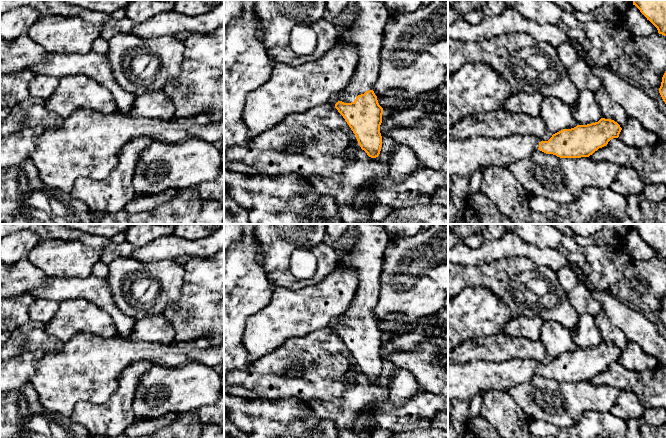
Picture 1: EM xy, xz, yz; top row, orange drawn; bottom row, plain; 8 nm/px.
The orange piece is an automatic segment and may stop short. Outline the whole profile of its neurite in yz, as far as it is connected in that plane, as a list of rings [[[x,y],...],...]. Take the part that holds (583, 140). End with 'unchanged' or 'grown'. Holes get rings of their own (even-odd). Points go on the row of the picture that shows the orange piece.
[[[601,118],[595,123],[563,129],[553,134],[548,141],[541,141],[530,135],[514,135],[501,139],[476,137],[458,141],[448,135],[448,176],[472,175],[489,166],[506,168],[511,163],[530,158],[538,149],[560,158],[589,157],[599,148],[606,146],[611,139],[618,138],[621,130],[614,120]]] | grown

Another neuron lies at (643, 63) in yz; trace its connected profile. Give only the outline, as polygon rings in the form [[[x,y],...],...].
[[[654,32],[647,37],[631,36],[620,58],[610,70],[644,90],[660,88],[666,71],[666,36]]]

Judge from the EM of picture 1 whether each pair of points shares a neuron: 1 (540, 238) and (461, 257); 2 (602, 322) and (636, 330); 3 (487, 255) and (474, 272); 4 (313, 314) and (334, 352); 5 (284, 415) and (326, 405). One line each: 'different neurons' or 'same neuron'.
1: different neurons
2: different neurons
3: different neurons
4: different neurons
5: different neurons

